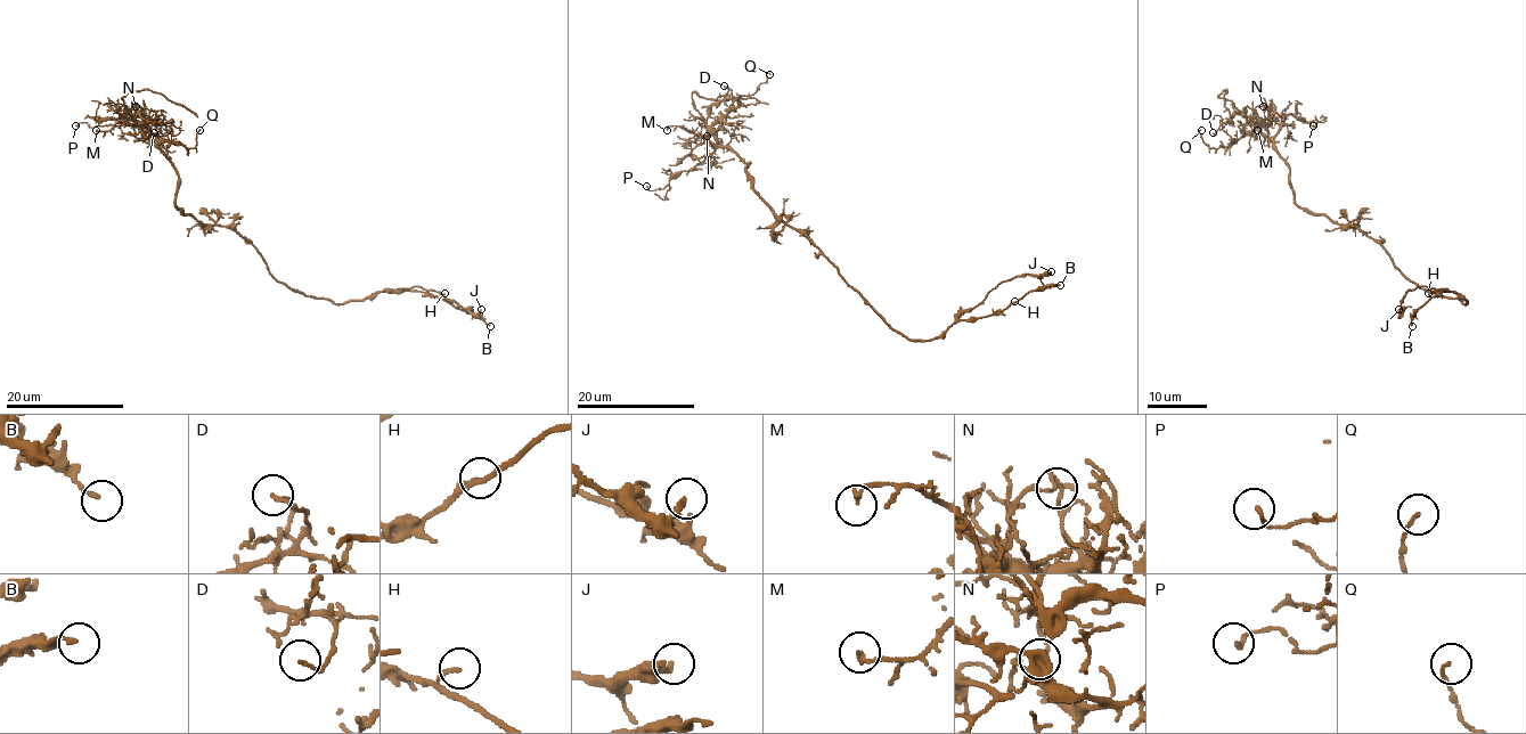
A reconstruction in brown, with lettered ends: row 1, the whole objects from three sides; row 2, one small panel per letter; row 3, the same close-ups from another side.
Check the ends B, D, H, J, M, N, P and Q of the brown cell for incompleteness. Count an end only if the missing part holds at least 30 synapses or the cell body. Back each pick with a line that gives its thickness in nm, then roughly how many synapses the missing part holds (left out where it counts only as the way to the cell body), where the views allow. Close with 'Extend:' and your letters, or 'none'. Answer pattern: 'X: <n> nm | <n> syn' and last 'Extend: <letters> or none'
Extend: none

